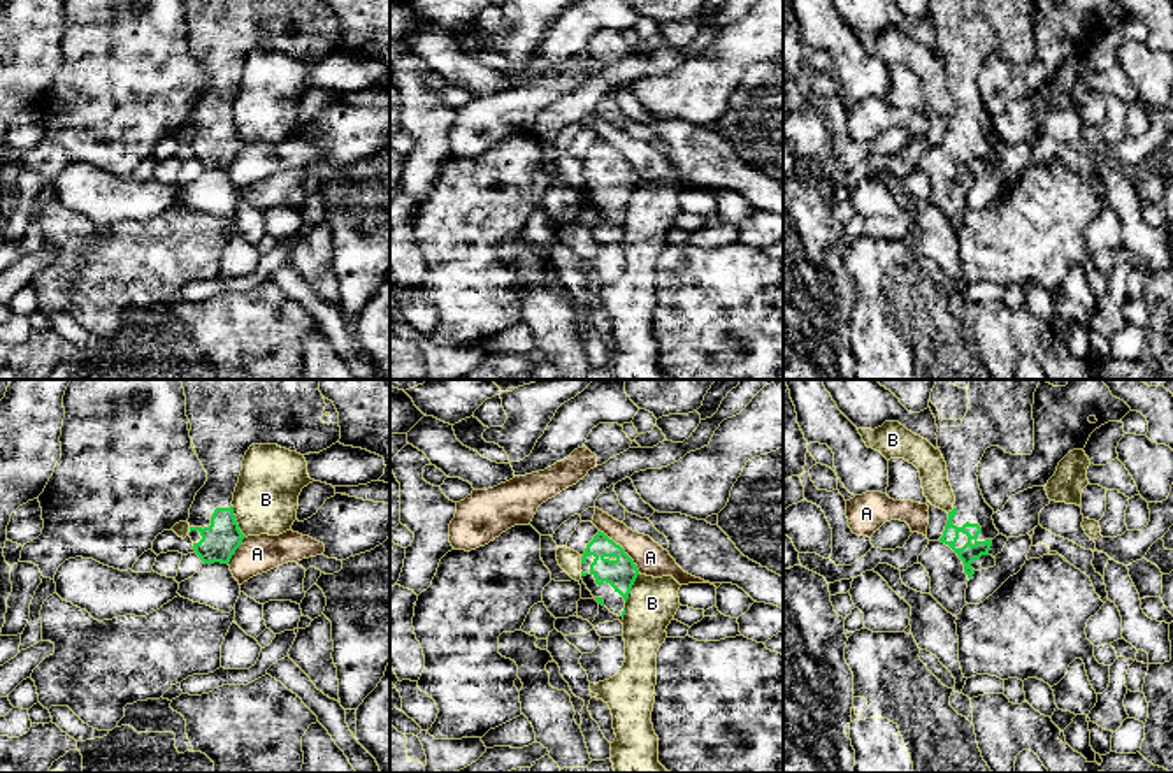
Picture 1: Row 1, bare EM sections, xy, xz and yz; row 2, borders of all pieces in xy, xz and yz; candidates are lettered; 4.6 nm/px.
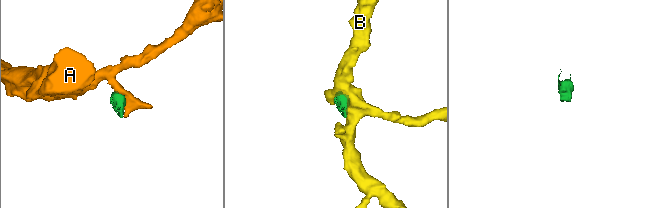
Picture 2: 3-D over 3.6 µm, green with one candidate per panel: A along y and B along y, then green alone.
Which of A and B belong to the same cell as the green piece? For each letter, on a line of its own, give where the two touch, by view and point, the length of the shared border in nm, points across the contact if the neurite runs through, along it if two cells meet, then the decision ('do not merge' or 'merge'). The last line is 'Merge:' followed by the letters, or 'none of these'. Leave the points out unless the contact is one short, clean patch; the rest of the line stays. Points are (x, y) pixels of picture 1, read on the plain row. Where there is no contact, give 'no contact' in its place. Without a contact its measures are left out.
A: xz (622, 155) | 280 nm | along xz (599, 136), (624, 157), (640, 178) | do not merge
B: xy (236, 127) | 170 nm | do not merge
Merge: none of these

